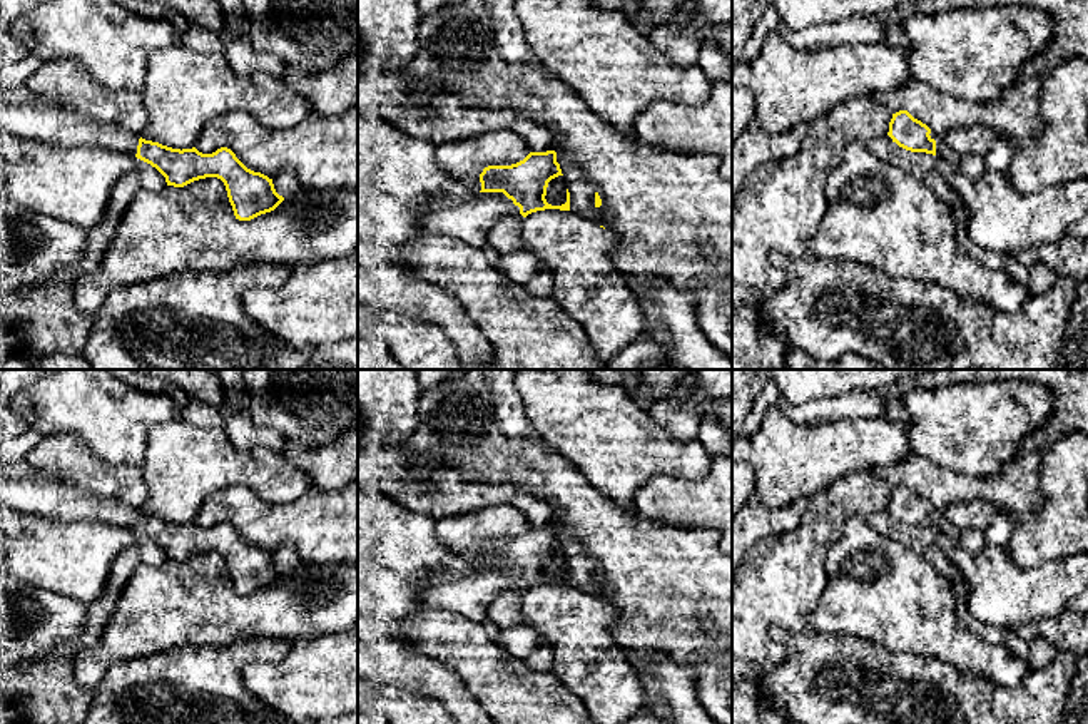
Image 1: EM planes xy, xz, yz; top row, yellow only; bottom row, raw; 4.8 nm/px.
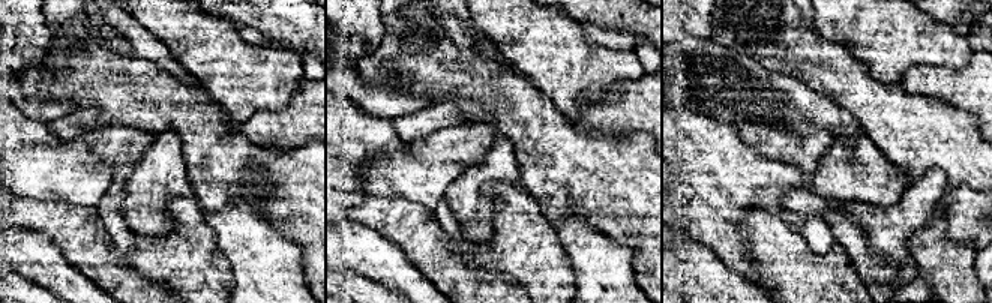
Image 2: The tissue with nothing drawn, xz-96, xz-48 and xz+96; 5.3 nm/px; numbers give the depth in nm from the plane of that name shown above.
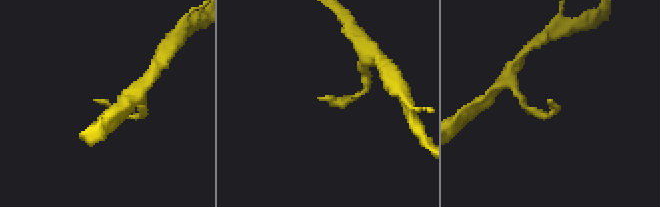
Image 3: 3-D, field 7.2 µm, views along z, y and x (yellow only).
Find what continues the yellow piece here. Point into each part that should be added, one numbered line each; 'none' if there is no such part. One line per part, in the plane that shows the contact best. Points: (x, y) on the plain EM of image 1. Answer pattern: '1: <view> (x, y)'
1: xz (470, 594)

